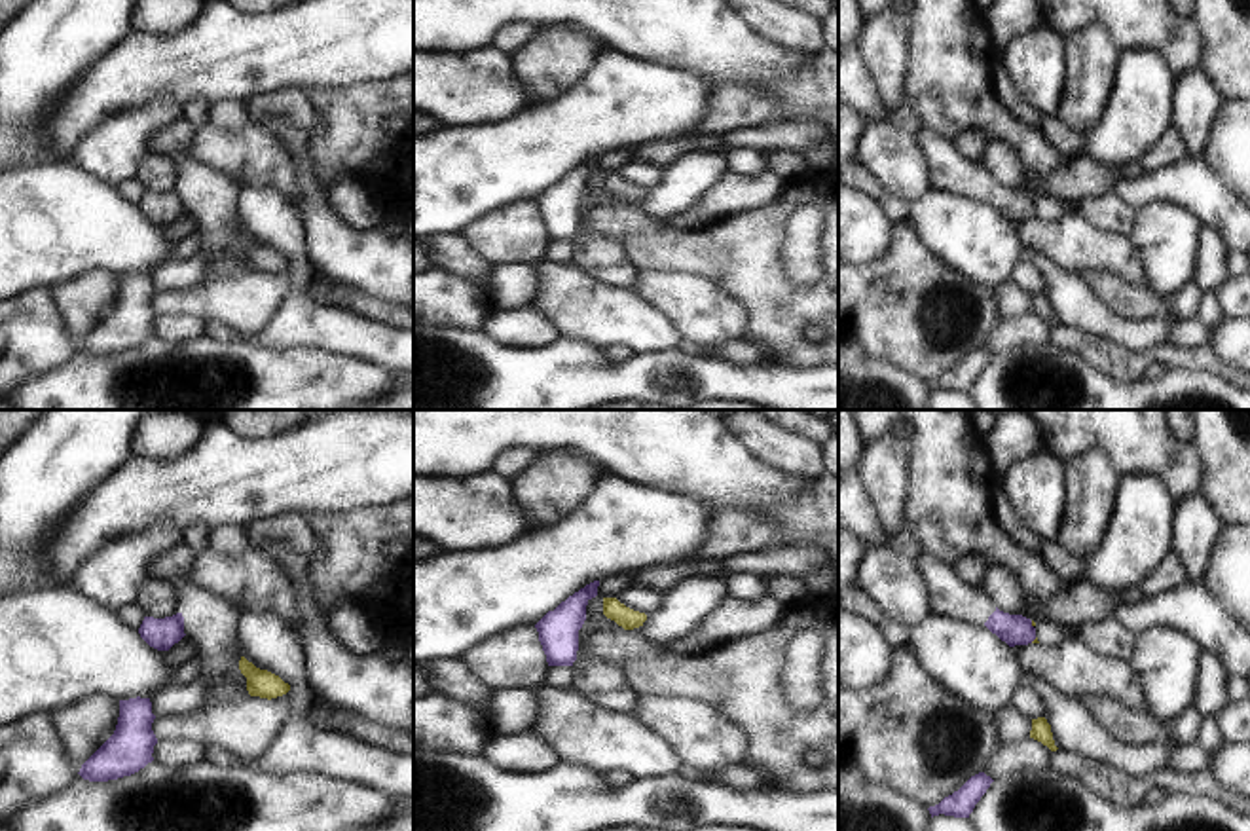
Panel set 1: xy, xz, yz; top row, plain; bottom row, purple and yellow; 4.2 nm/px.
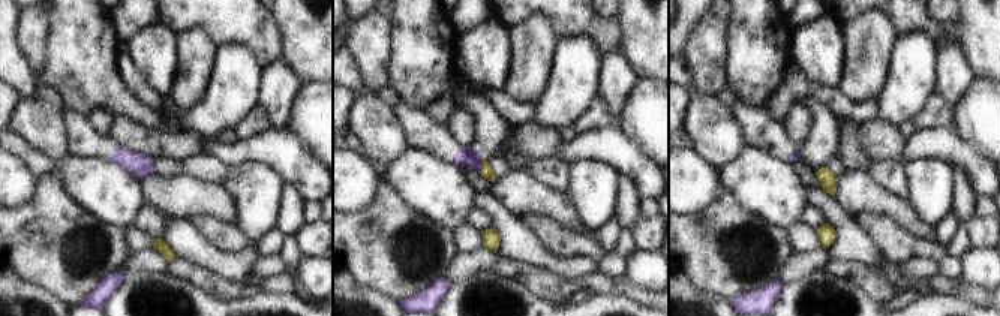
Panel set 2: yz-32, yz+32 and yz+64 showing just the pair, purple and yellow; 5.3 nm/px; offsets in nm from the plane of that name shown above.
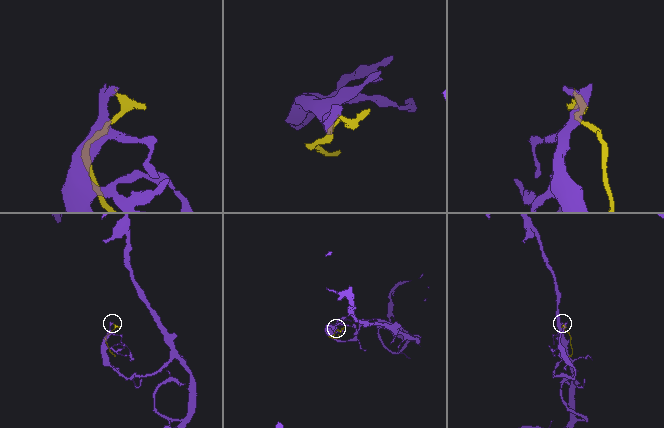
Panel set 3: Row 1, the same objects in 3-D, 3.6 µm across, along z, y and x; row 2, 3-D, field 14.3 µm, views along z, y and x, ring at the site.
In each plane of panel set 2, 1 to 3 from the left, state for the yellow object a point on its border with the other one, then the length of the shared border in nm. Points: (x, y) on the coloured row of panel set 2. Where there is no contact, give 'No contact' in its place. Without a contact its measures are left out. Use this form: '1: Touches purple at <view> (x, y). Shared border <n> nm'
1: No contact
2: Touches purple at yz+32 (482, 165). Shared border 100 nm
3: No contact.

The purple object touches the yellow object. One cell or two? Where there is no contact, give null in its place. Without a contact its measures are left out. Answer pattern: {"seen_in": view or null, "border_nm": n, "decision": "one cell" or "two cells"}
{"seen_in": "yz", "border_nm": 30, "decision": "one cell"}

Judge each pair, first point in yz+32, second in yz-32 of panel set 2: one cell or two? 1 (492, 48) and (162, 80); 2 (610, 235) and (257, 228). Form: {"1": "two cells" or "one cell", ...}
{"1": "one cell", "2": "two cells"}

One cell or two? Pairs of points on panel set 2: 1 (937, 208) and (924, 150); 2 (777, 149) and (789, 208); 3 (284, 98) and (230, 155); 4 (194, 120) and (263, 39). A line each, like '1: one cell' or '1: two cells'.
1: two cells
2: two cells
3: two cells
4: two cells

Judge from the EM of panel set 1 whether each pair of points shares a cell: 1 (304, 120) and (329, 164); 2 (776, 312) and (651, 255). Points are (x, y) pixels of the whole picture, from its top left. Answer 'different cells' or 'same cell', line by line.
1: different cells
2: same cell

